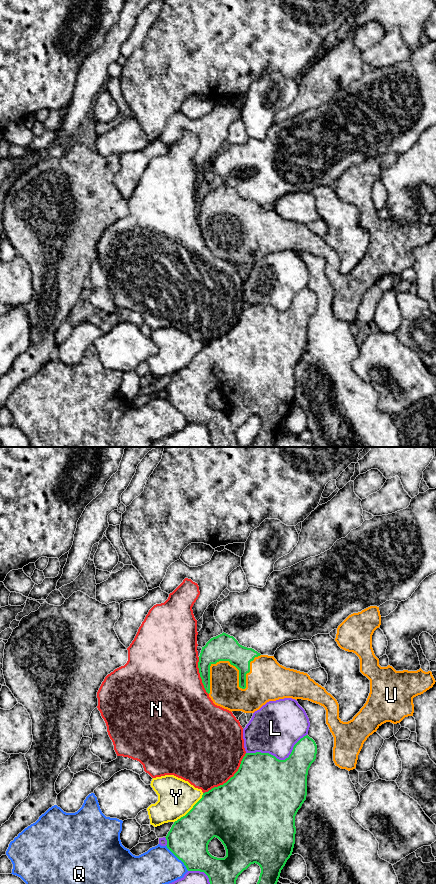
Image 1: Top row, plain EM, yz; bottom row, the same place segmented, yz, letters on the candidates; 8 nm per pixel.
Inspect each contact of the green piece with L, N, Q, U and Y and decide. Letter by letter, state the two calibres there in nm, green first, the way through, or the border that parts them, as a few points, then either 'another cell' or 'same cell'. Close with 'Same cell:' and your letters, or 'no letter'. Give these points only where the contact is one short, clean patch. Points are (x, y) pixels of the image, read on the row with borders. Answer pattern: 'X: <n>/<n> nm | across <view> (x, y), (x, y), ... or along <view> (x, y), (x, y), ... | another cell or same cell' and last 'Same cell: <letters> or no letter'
L: 500/400 nm | another cell
N: 500/500 nm | another cell
Q: 320/300 nm | another cell
U: 220/320 nm | same cell
Y: 420/300 nm | another cell
Same cell: U

